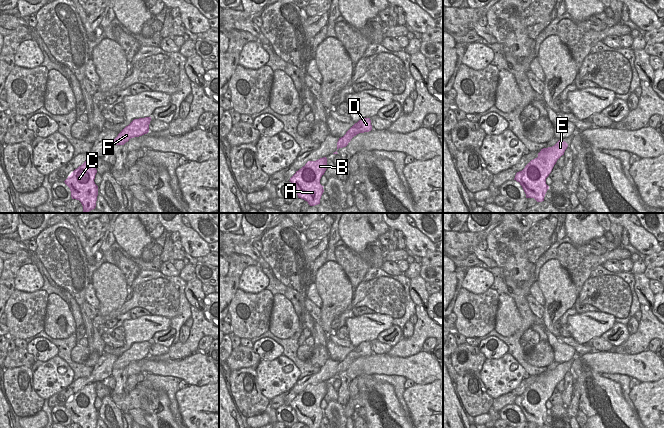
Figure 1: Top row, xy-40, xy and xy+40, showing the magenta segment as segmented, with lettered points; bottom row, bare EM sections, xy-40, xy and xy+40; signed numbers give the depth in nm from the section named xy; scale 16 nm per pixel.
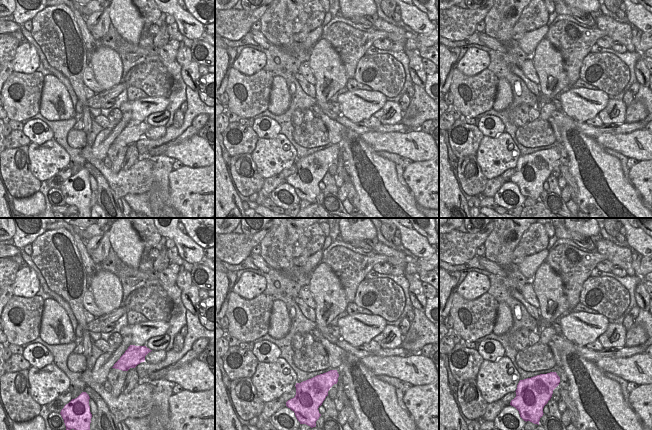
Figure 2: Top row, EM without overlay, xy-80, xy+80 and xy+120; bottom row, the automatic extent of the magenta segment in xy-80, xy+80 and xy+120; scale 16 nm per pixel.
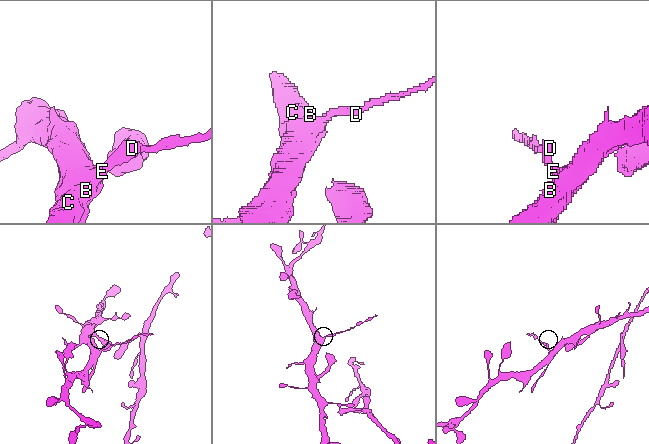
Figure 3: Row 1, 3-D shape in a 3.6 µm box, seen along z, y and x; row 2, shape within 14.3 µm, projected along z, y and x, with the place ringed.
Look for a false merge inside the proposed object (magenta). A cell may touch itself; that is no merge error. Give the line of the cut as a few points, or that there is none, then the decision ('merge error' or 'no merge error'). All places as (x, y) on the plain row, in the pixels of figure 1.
xy (337, 369), (338, 372) | merge error

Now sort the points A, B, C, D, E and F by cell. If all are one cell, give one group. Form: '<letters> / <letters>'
A B C E / D F

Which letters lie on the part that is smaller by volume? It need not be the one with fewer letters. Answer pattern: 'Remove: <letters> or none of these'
Remove: D, F

